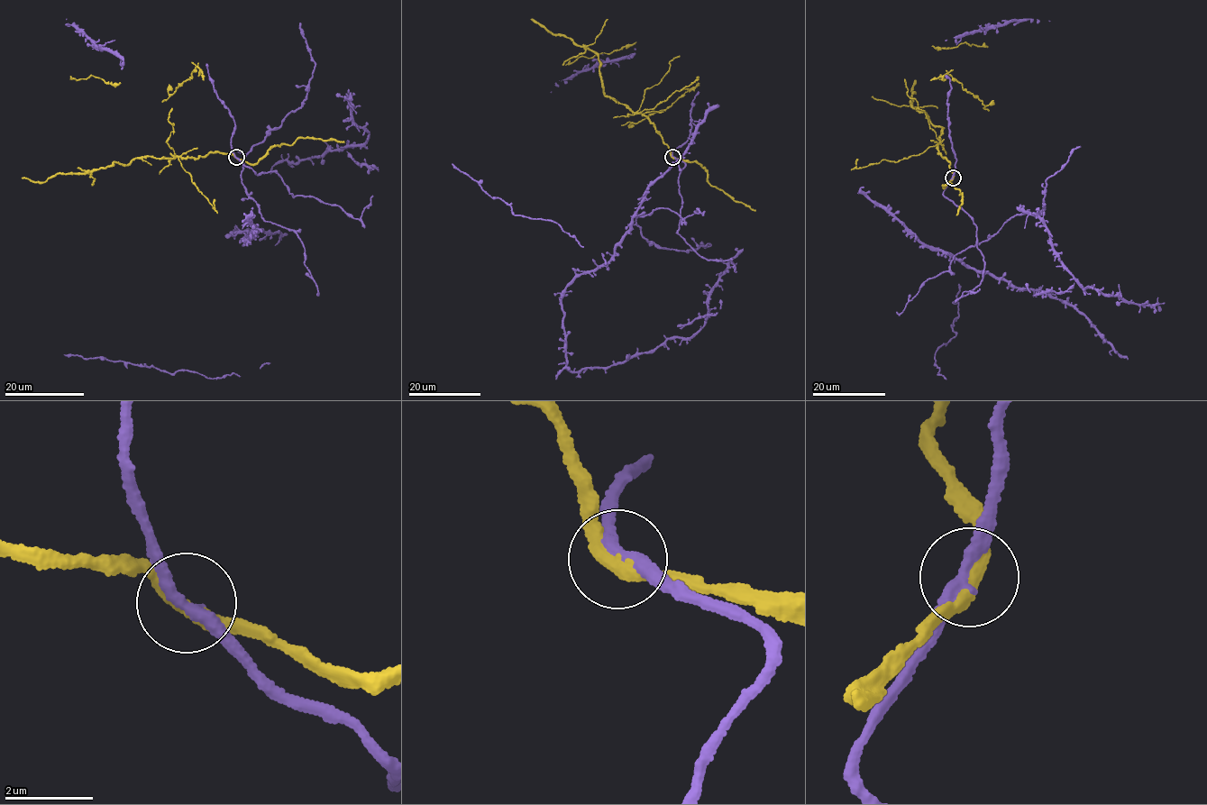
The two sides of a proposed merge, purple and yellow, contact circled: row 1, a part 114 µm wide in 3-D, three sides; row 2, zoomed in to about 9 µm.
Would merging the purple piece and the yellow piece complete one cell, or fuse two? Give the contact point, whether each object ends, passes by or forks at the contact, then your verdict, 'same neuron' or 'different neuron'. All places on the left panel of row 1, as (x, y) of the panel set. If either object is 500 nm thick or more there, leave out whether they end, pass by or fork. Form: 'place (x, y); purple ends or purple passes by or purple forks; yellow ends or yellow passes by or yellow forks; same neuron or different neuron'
place (236, 157); purple passes by; yellow passes by; different neuron

